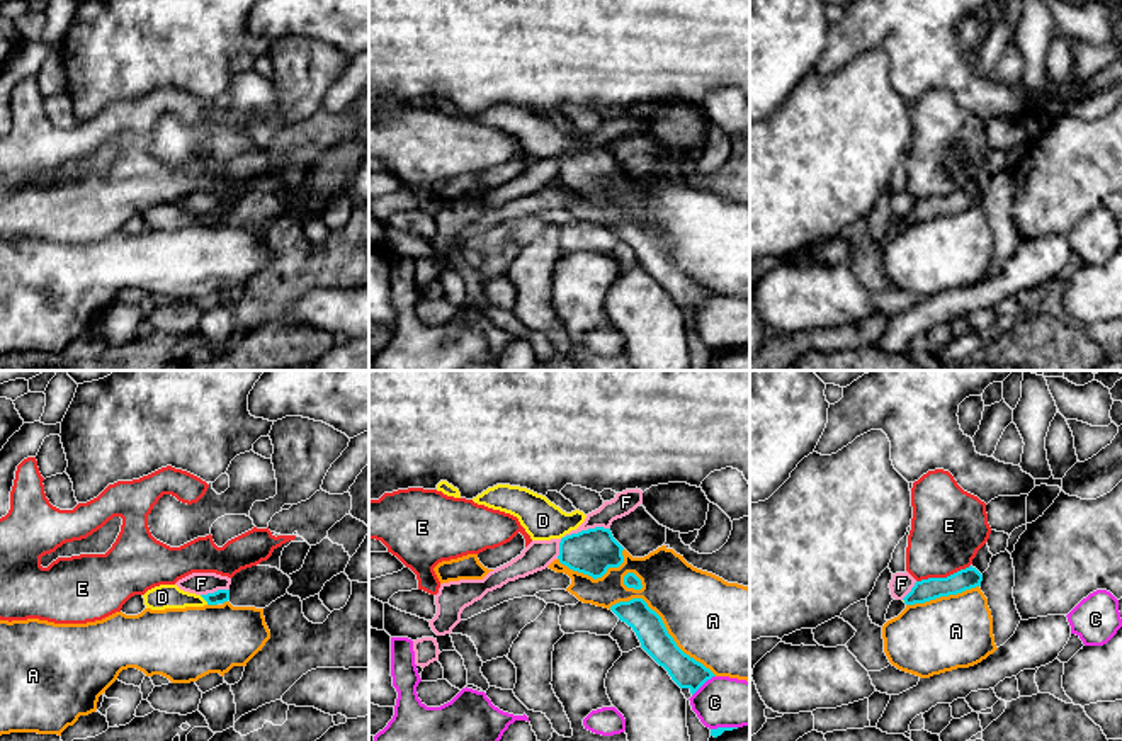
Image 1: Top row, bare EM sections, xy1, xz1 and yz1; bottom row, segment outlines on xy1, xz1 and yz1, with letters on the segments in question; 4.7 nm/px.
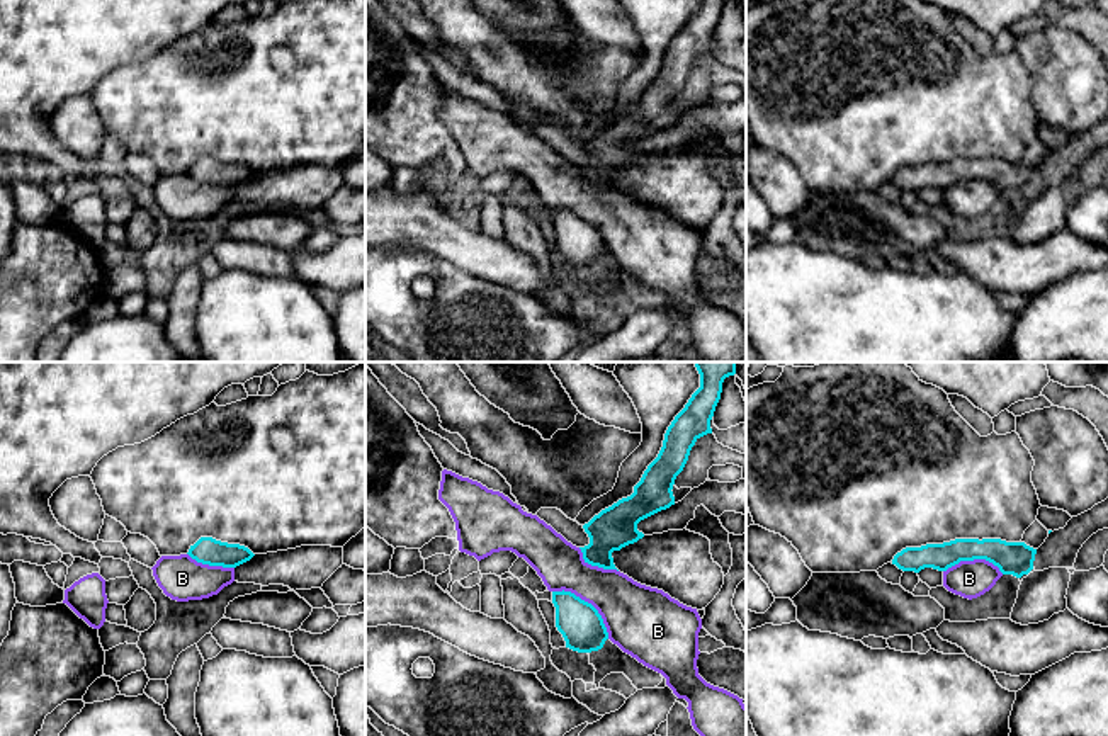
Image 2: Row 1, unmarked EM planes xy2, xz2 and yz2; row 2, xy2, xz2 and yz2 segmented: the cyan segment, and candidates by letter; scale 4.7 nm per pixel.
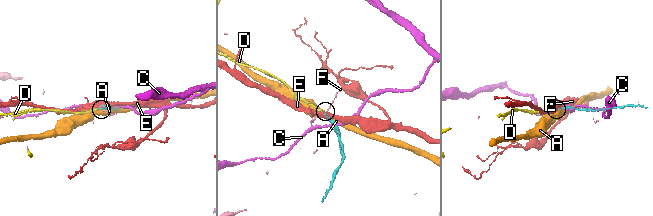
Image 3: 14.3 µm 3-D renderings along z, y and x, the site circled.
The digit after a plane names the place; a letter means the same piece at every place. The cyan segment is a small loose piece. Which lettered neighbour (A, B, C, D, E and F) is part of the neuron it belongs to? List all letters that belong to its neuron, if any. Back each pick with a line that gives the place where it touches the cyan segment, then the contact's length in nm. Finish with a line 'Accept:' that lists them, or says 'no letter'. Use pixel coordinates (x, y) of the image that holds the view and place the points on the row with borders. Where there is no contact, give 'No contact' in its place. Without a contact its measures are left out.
D: Touches cyan at xy1 (204, 599). Shared border 60 nm
Accept: D

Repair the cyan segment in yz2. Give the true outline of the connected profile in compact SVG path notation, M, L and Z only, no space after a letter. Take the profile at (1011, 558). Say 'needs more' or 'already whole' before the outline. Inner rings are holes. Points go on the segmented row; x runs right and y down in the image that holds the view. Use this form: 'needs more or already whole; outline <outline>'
already whole; outline M955 539L943 544L906 547L892 559L902 571L919 573L924 568L947 571L960 561L986 559L999 568L1003 575L1021 578L1033 569L1037 549L1025 542L1006 542L1001 539Z

